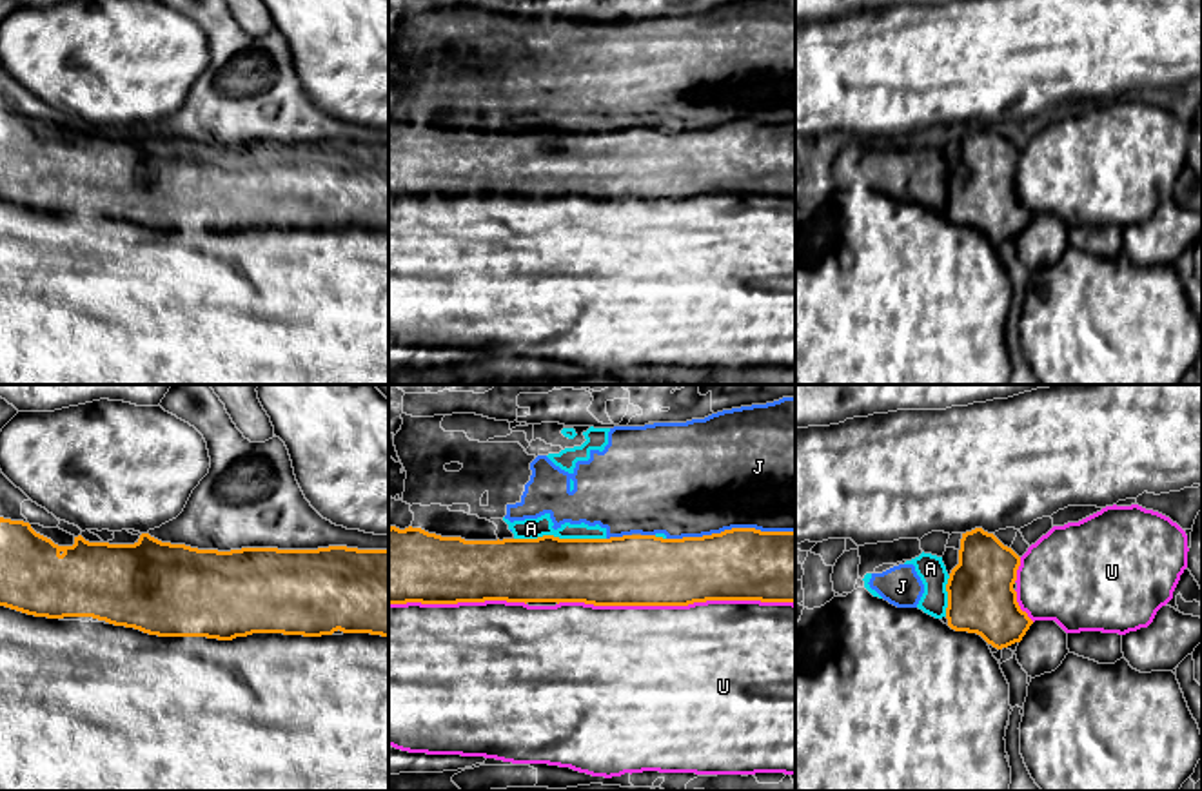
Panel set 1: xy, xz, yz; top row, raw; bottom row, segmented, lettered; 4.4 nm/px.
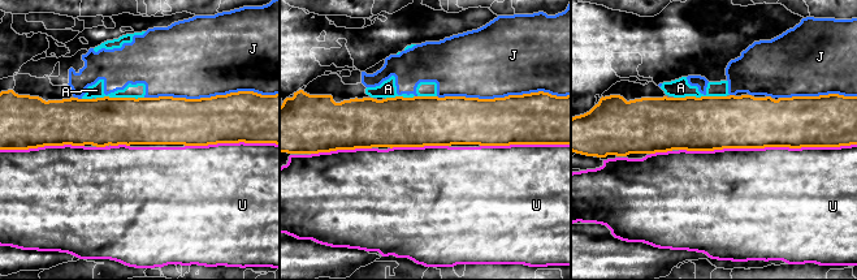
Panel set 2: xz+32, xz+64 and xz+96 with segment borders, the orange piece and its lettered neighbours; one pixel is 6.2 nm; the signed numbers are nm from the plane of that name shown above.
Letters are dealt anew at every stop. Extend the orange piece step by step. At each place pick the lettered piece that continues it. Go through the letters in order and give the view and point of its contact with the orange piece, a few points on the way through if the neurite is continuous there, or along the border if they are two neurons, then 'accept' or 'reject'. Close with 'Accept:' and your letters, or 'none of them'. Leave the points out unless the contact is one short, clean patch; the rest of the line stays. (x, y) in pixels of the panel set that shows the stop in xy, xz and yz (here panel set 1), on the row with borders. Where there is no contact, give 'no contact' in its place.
A: meets orange in xz at (558, 537); reject
J: meets orange in xz at (732, 528); reject
U: meets orange in xz at (676, 605); reject
Accept: none of them

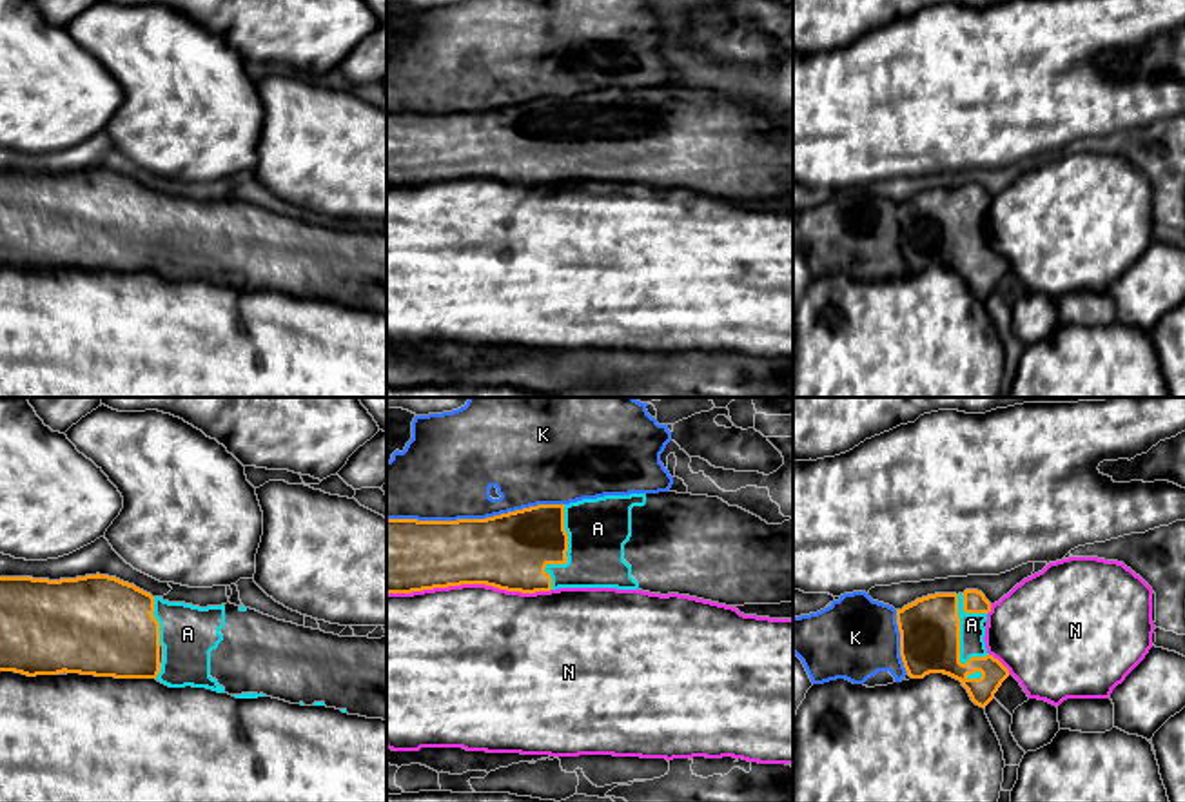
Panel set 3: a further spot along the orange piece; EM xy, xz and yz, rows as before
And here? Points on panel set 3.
A: meets orange in yz at (959, 630); accept
K: meets orange in xz at (474, 519); reject
N: meets orange in xz at (469, 583); reject
Accept: A

